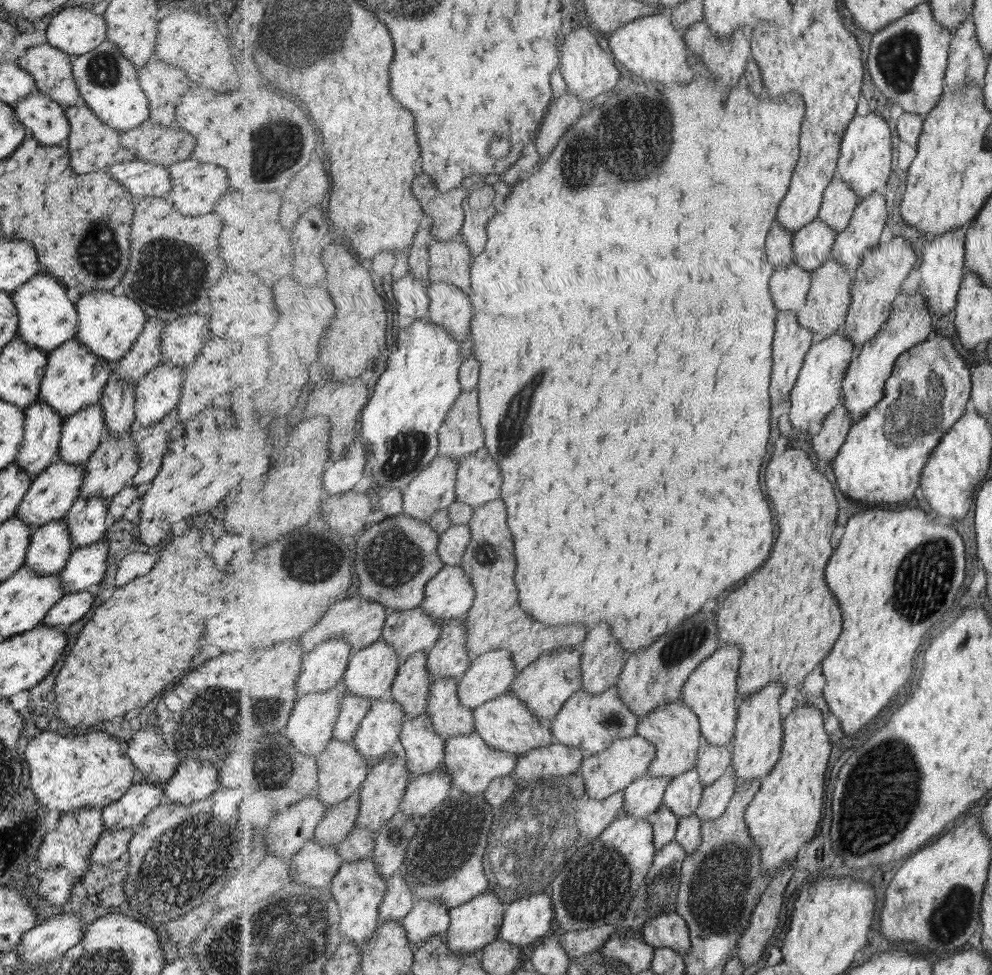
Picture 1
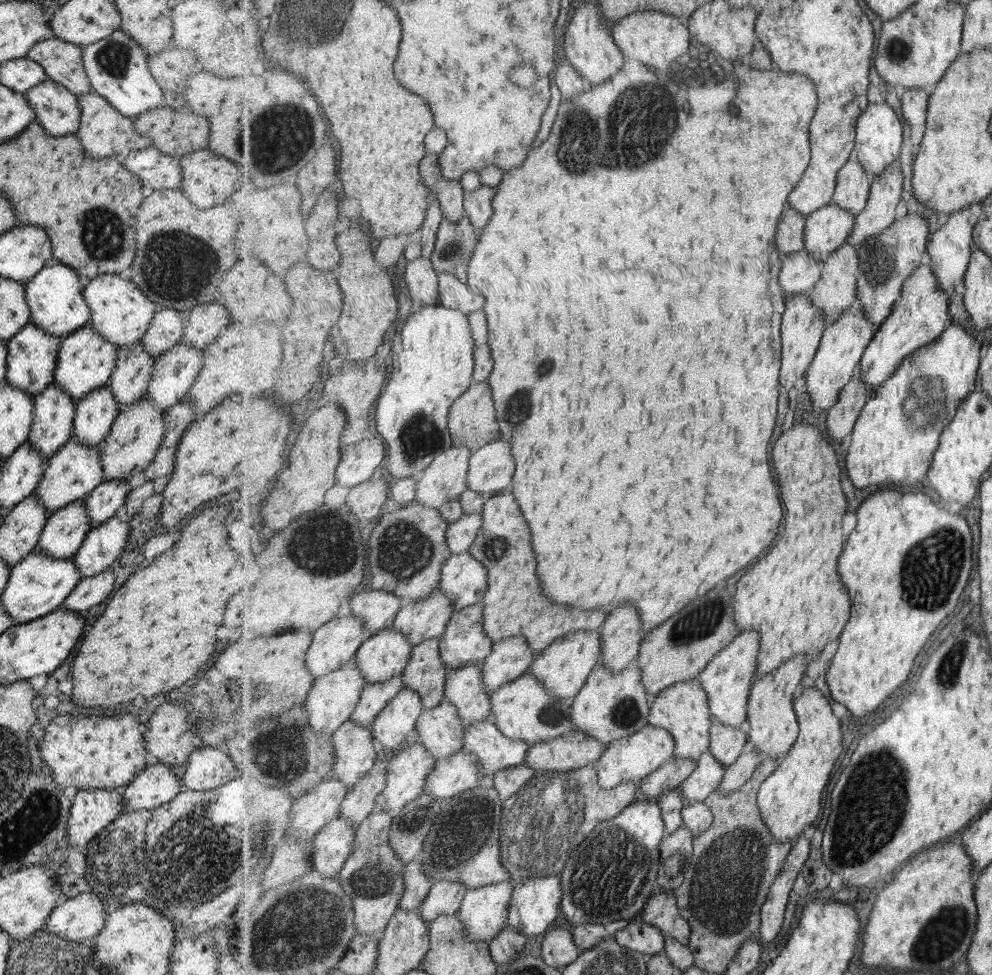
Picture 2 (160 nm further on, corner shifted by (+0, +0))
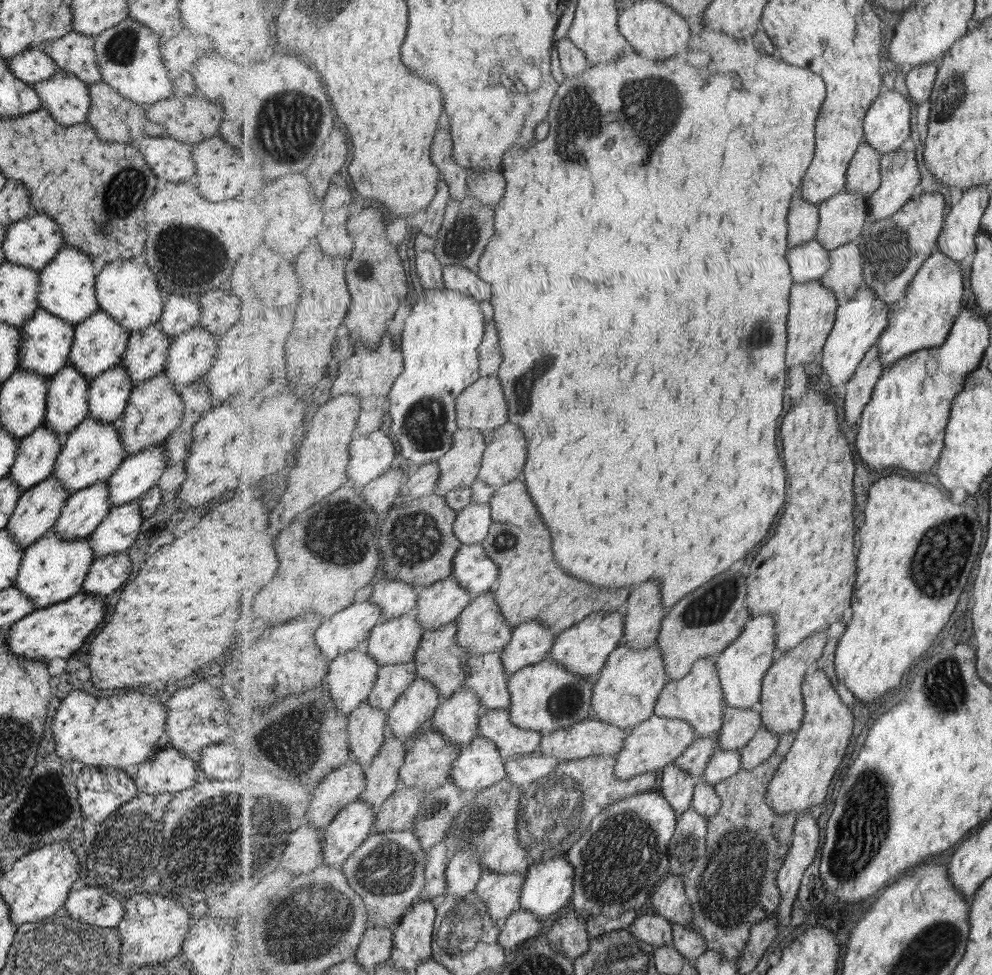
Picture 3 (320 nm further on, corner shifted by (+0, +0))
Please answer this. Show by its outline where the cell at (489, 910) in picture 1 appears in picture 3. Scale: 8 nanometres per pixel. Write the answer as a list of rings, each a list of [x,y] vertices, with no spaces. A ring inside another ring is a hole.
[[[491,869],[483,870],[476,892],[495,922],[502,925],[515,911],[522,908],[521,895],[525,881],[526,874],[499,874]]]

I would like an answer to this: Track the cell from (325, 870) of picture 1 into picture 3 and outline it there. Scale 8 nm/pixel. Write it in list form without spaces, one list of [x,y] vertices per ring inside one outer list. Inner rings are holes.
[[[359,798],[349,803],[323,831],[326,840],[324,864],[343,868],[347,860],[368,840],[376,813],[372,804]]]

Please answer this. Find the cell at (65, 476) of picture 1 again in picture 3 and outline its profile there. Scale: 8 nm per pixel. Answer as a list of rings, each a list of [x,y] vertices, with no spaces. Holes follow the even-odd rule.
[[[85,416],[73,430],[62,437],[61,449],[54,460],[55,464],[50,475],[68,490],[68,494],[77,492],[90,484],[107,480],[125,459],[117,425],[119,421],[100,423],[93,417]]]

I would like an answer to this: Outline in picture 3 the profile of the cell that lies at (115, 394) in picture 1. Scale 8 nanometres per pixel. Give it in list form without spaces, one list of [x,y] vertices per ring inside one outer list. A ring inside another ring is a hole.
[[[157,323],[129,332],[120,364],[128,372],[132,388],[164,370],[170,342]]]

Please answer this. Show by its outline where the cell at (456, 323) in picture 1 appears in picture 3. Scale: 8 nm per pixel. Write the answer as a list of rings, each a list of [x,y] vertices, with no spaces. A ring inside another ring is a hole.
[[[451,265],[443,268],[443,282],[445,289],[470,294],[479,302],[490,301],[493,296],[491,284],[481,280],[477,273],[463,266]]]

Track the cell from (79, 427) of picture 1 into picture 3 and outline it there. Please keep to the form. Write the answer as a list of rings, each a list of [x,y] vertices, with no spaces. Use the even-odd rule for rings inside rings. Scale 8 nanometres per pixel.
[[[120,363],[94,376],[88,384],[87,416],[100,423],[119,421],[132,389],[129,378]]]

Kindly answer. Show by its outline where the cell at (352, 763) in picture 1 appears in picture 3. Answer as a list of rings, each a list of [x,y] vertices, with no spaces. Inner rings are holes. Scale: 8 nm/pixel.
[[[367,700],[348,715],[348,719],[350,758],[368,769],[384,745],[385,726],[390,719],[387,710],[374,707],[371,701]]]

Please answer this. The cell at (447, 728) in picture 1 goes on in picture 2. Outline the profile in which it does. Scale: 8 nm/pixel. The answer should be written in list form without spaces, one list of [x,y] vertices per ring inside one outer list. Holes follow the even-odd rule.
[[[482,663],[448,671],[445,694],[445,699],[457,706],[466,726],[473,722],[483,722],[492,713],[492,698],[484,689]]]

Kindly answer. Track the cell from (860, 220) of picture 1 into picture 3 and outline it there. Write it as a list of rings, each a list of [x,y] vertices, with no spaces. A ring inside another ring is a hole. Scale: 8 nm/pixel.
[[[915,147],[883,154],[881,172],[882,185],[868,199],[871,223],[893,216],[912,199],[921,182]]]

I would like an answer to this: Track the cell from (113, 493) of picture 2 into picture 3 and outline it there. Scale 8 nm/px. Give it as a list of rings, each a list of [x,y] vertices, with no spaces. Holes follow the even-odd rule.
[[[164,443],[127,456],[107,479],[110,508],[138,499],[155,483],[166,467]]]

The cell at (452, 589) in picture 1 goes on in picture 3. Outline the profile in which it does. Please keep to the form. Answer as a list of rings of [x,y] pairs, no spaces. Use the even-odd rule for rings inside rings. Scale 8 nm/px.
[[[483,543],[463,544],[454,558],[453,575],[475,598],[495,589],[500,566],[489,558]]]

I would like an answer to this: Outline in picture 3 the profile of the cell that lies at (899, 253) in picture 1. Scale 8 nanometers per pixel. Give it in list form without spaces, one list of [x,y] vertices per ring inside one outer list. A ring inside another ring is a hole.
[[[938,191],[922,193],[911,199],[898,213],[889,218],[868,222],[859,243],[864,258],[865,284],[889,304],[889,316],[894,302],[905,298],[909,285],[925,262],[937,251],[938,241],[944,229],[945,196]]]

